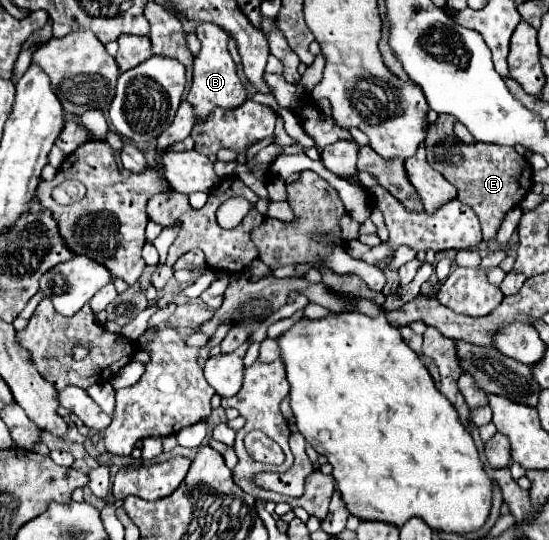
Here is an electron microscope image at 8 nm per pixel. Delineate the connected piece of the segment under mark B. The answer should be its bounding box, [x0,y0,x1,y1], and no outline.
[187,22,247,120]

